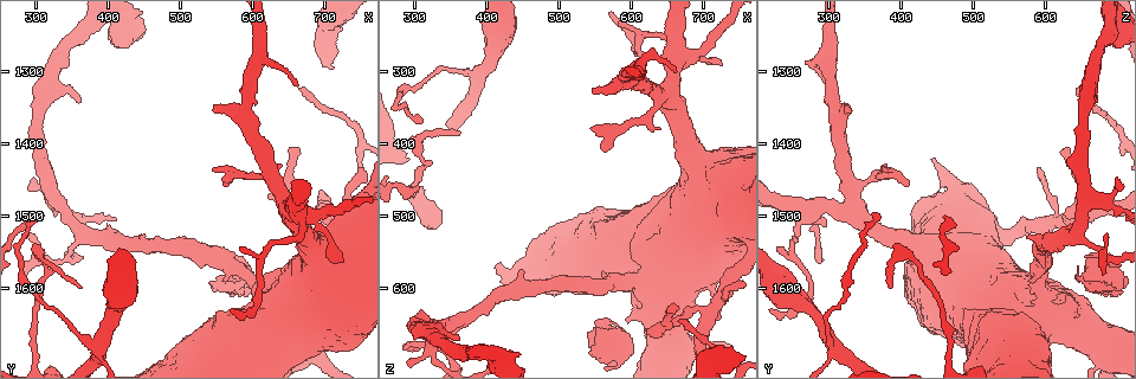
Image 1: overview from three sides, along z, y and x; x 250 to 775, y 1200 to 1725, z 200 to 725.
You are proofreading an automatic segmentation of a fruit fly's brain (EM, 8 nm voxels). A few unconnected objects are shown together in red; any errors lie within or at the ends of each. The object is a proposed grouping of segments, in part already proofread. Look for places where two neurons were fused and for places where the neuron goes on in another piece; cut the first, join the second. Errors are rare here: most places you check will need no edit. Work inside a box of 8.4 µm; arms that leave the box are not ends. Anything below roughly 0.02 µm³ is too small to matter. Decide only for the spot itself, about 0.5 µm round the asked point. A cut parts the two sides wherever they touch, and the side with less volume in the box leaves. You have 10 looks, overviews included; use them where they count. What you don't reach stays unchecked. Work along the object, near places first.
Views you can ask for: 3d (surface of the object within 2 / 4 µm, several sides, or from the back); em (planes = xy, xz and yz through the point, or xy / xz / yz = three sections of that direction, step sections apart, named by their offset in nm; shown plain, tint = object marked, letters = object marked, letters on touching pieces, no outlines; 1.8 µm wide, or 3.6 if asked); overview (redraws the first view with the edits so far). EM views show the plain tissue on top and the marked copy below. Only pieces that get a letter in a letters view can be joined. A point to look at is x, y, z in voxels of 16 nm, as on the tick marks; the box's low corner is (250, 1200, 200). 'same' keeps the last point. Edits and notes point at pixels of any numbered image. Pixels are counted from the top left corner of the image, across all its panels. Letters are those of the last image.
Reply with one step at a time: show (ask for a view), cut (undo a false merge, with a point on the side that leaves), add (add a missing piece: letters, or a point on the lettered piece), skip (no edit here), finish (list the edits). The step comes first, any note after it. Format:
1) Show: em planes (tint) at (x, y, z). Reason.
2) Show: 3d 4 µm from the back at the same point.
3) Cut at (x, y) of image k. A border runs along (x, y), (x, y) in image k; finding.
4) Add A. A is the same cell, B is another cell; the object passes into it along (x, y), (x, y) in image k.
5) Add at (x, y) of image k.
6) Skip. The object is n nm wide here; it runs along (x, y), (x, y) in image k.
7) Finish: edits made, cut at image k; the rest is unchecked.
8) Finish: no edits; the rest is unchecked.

Show: em planes (letters) at (710, 1505, 630). Three arms meet.

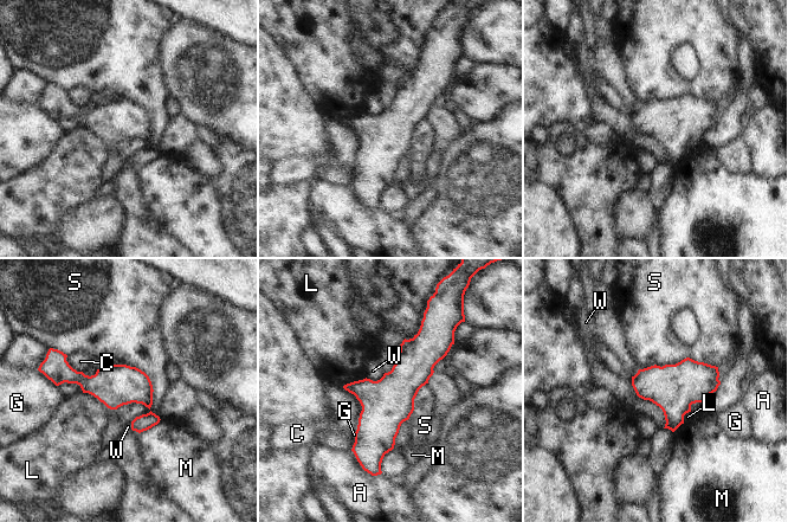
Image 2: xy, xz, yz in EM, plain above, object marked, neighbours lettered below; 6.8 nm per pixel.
Skip. The longest contact is with S, 550 nm; A, C, G, L, M, S and W are other cells; a border runs along (385, 373), (376, 380), (366, 378) in image 2; one neuron here.

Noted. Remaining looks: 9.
Show: 3d 4 µm at (665, 1405, 625). Branch stops here.

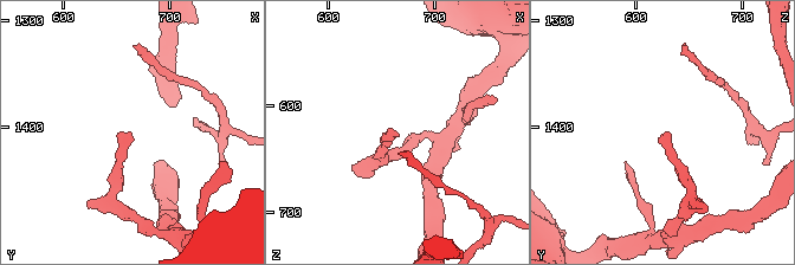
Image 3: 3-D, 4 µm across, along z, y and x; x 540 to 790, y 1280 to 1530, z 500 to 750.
Show: em 3.6 µm xz step 4 (tint) at (664, 1406, 630).

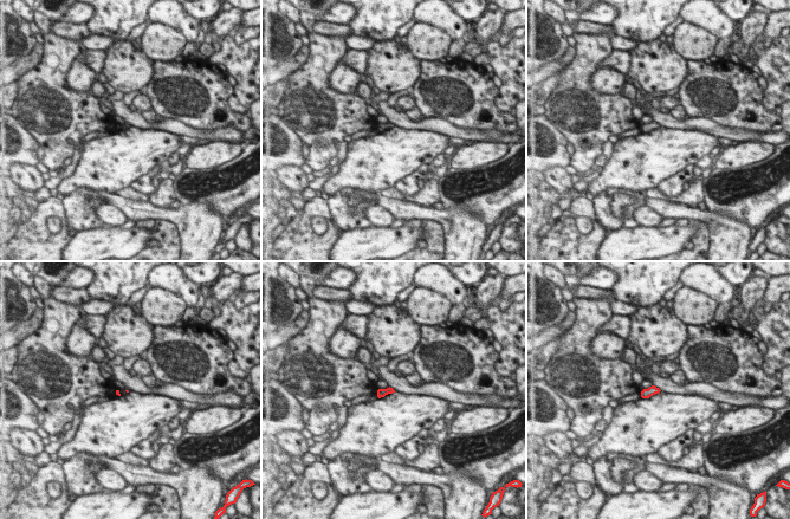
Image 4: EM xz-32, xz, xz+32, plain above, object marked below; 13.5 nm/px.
Show: em 3.6 µm xy step 4 (letters) at the same point. Cut it another way.

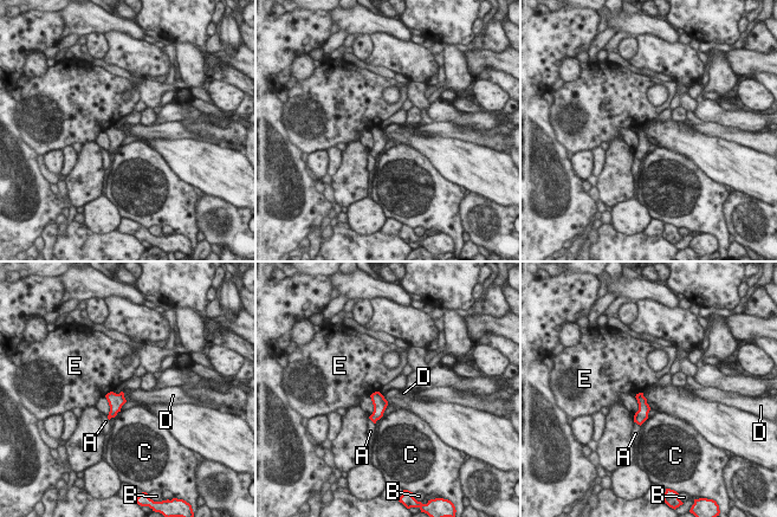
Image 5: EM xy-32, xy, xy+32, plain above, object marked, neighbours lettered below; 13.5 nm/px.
Skip. A, B, C, D and E are other cells; a border runs along (121, 391), (118, 393), (112, 392) in image 5; no lettered piece goes on from it.

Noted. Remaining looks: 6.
Show: em 3.6 µm planes (tint) at (345, 1555, 685).

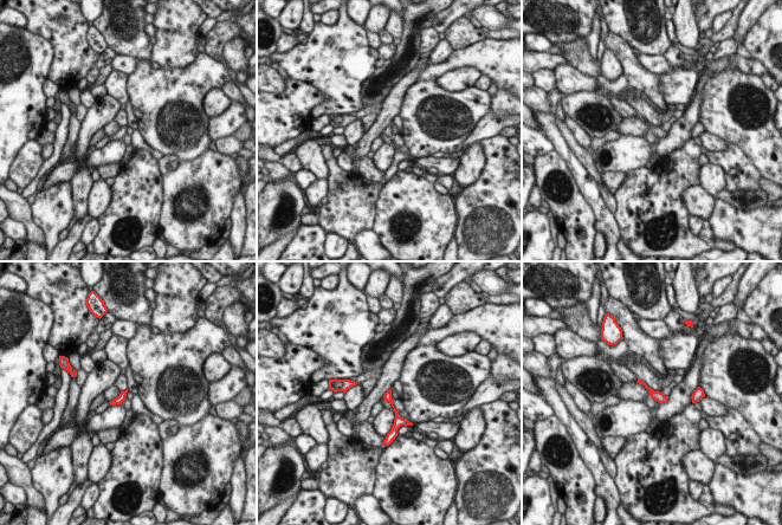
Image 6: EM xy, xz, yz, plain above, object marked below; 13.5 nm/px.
Show: em 3.6 µm planes (letters) at the same point. What lies round it.

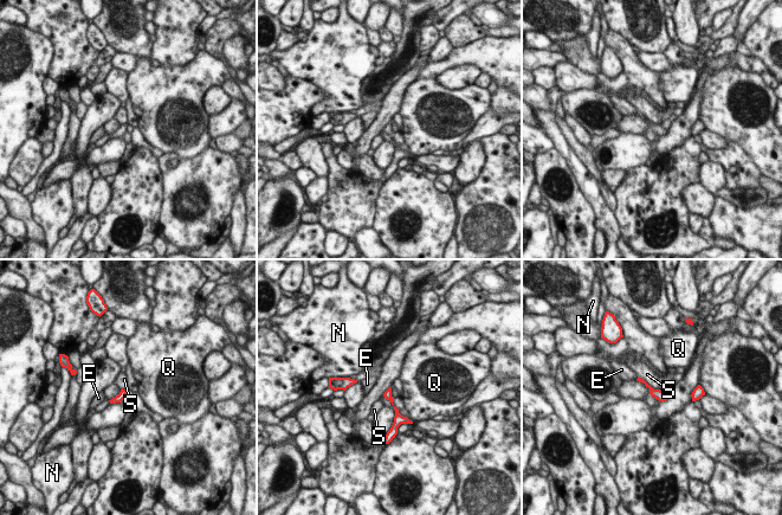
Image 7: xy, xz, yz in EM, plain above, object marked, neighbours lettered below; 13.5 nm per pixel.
Skip. The object is 100 nm wide here; E, N, Q and S are other cells; a border runs along (639, 377), (657, 390) in image 7; all the same neuron.

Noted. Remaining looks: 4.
Show: 3d 2 µm at (390, 1670, 295). Four-way junction.

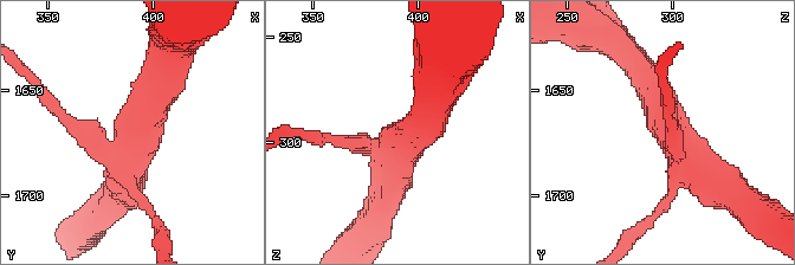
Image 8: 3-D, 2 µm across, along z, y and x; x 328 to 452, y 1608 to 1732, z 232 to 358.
Show: em planes (letters) at (389, 1670, 297). 4 arms meet here.

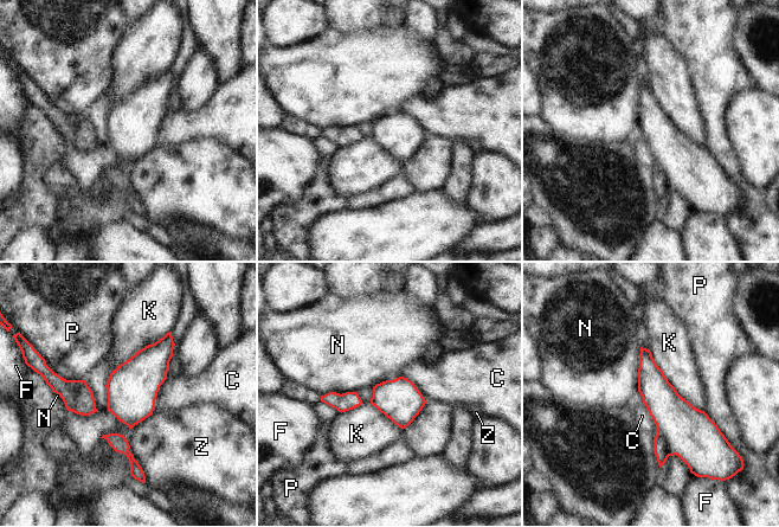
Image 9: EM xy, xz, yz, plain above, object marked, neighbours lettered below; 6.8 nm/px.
Cut at (661, 450) of image 9. C, F, K, N, P and Z are other cells; a second neuron is stuck on.

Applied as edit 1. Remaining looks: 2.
Finish: edits made, cut at image 9; the rest is unchecked.

